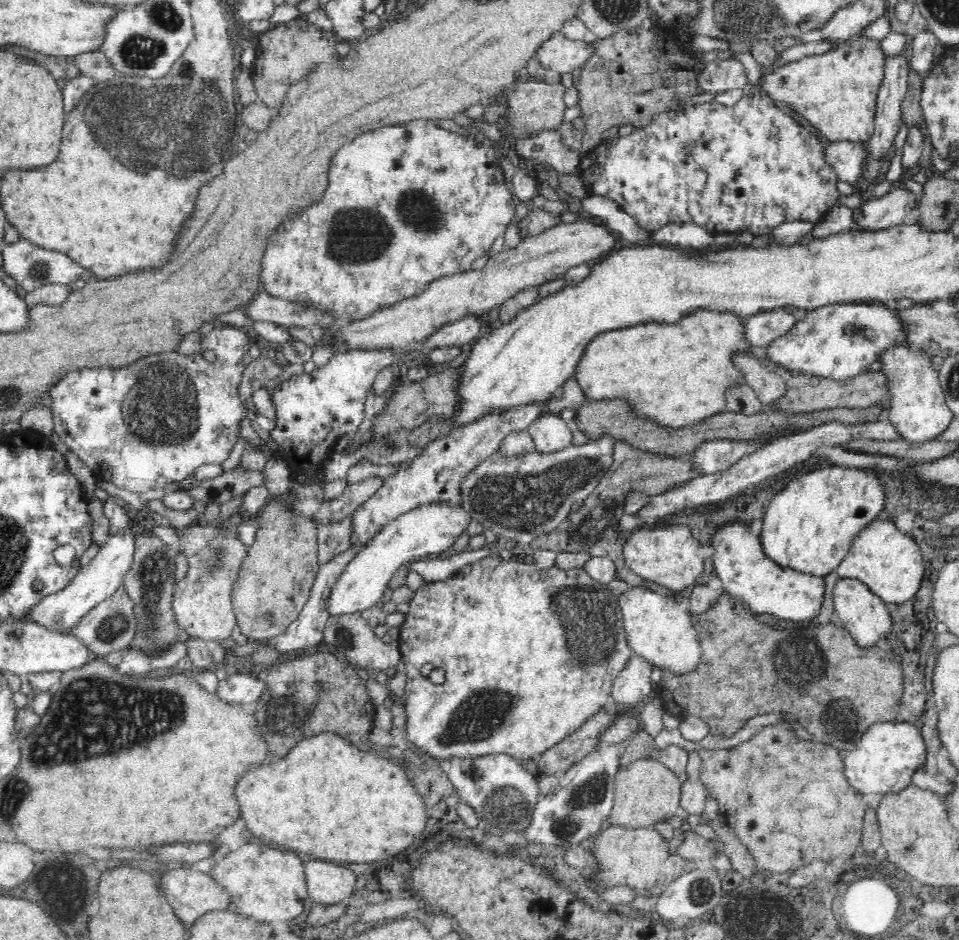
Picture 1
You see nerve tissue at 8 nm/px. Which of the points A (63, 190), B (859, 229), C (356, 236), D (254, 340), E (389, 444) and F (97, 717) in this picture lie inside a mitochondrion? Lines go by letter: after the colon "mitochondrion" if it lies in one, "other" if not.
A: other
B: other
C: mitochondrion
D: other
E: other
F: mitochondrion

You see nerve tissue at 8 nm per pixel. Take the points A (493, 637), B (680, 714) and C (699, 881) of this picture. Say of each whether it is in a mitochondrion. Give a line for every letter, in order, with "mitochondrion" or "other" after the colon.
A: other
B: other
C: mitochondrion

